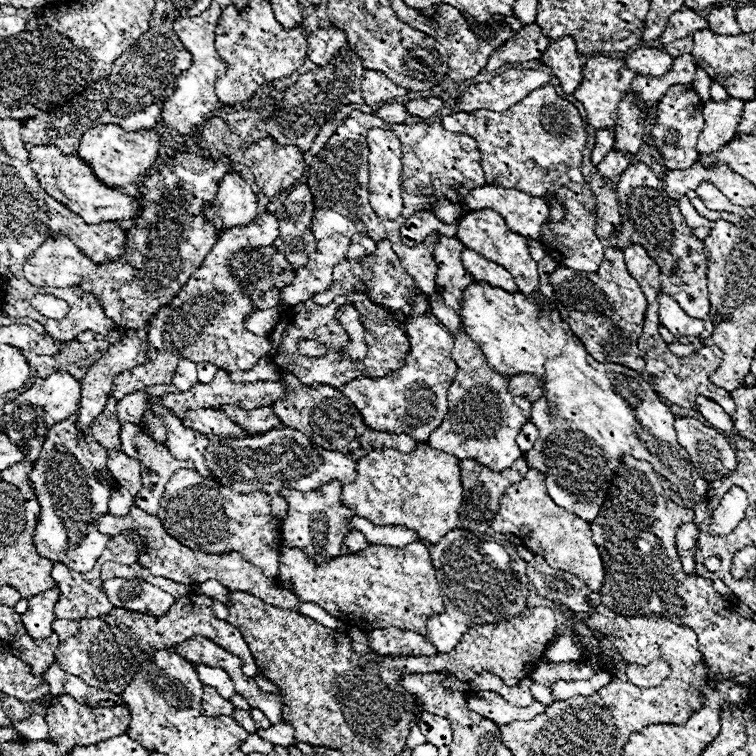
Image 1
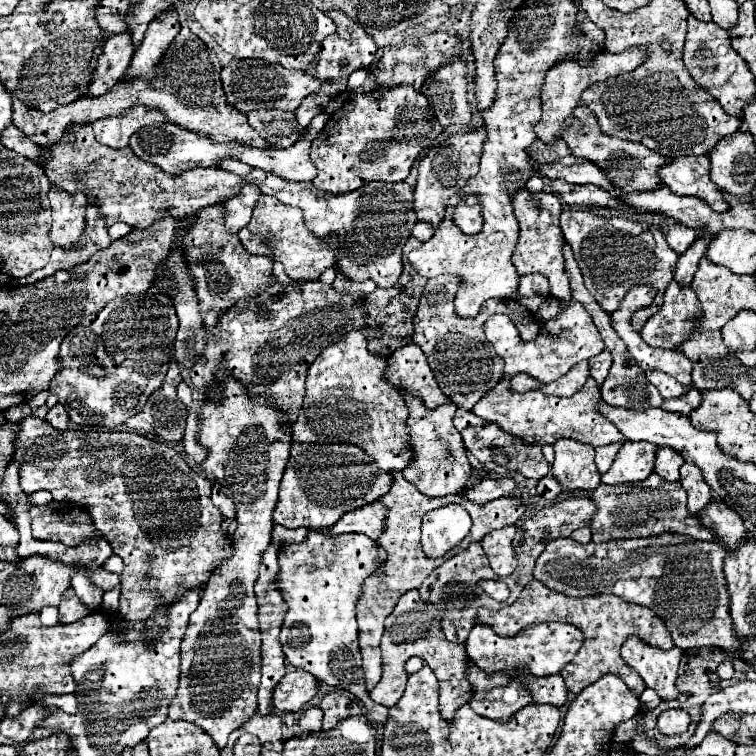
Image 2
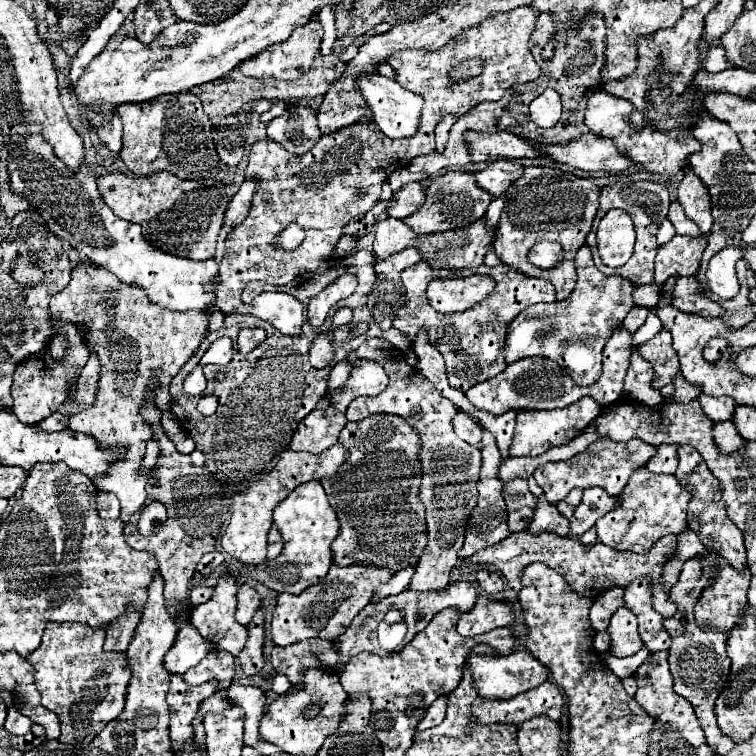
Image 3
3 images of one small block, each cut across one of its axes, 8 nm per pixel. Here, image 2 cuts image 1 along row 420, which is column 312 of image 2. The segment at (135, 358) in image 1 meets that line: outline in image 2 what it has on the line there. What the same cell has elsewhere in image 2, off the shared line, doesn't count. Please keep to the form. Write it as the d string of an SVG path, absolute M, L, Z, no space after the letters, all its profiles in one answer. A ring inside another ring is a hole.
M232 60L222 68L220 80L228 104L240 112L250 112L260 108L268 108L268 110L280 108L280 110L294 112L300 106L300 102L320 86L320 82L314 76L302 70L288 70L284 66L268 64L262 60Z

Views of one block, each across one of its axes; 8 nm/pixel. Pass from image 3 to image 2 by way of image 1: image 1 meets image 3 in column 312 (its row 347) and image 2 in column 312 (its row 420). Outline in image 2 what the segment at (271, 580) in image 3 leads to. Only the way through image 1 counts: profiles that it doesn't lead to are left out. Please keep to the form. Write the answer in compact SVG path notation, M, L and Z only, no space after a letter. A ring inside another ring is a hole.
M310 532L300 544L280 548L280 576L278 584L288 604L286 620L280 632L280 644L286 660L310 674L320 682L352 692L368 710L368 714L384 724L388 710L370 700L362 658L358 648L356 604L362 594L362 584L368 576L376 574L386 562L386 550L362 534L330 536L324 532Z

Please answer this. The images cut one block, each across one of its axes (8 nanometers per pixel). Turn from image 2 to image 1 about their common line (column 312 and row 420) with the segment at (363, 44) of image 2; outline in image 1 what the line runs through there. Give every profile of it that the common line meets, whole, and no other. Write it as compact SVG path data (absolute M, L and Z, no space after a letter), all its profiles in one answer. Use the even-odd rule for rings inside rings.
M110 400L102 416L98 416L98 420L90 424L88 432L84 432L86 442L98 442L104 448L120 448L120 424L116 420L116 402L118 400Z

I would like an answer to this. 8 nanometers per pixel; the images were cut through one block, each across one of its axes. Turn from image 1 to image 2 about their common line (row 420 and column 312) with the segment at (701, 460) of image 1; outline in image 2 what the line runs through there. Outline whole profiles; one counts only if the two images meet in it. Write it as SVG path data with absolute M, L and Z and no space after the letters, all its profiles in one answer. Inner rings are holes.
M288 672L274 690L274 708L280 712L302 712L306 704L318 694L318 678L310 672Z

